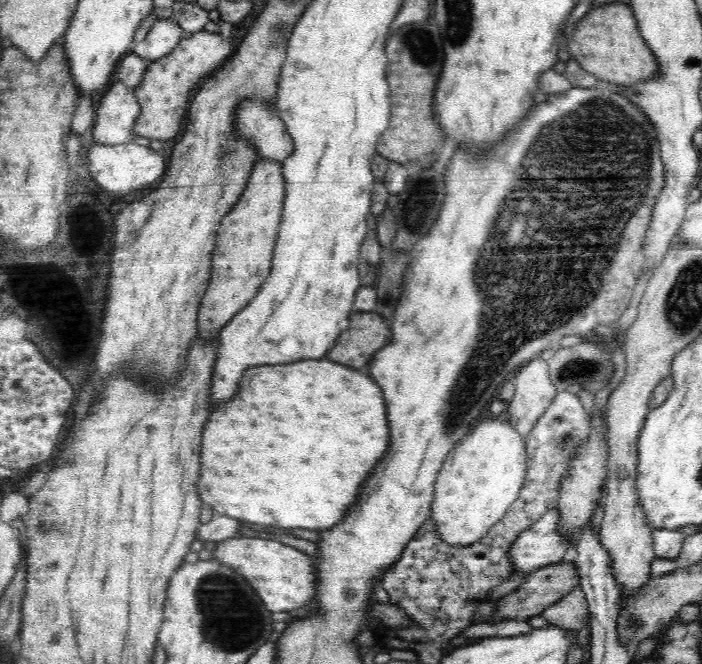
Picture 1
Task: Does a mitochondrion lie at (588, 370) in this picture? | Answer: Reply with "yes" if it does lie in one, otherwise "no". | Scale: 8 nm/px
yes

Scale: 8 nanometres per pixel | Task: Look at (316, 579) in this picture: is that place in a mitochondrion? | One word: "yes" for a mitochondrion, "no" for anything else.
no

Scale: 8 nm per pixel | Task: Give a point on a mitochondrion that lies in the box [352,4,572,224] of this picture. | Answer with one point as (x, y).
(420, 42)

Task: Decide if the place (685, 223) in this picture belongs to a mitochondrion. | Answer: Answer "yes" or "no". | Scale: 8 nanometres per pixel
no

